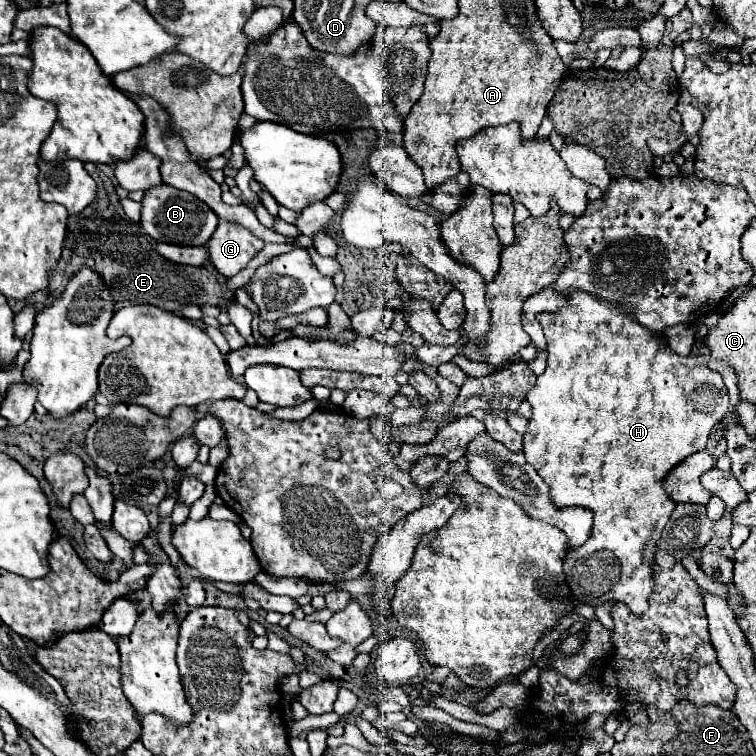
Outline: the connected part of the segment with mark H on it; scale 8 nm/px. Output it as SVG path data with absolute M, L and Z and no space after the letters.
M576 290L576 294L568 296L568 306L564 306L556 314L538 314L538 322L544 328L548 360L546 360L546 370L538 376L536 384L526 394L526 400L532 404L532 418L530 418L528 430L524 434L524 456L532 466L536 466L538 474L550 486L550 498L556 504L556 508L584 506L584 508L594 512L594 524L592 524L590 538L578 548L568 546L568 552L564 556L564 574L566 574L566 582L570 584L570 598L574 602L584 602L584 604L590 604L594 608L604 604L604 602L614 602L614 604L622 602L630 608L630 612L634 616L640 616L642 612L648 610L648 596L652 594L652 588L654 588L652 586L654 578L652 578L650 566L652 566L654 554L656 554L656 542L658 542L656 532L662 530L662 526L668 522L668 518L676 506L674 500L664 490L664 478L684 458L688 458L690 454L694 454L706 446L710 430L718 424L720 418L726 416L728 390L722 382L722 376L708 368L704 356L694 356L694 354L678 356L666 344L662 334L652 332L652 330L644 330L644 326L636 326L636 322L632 322L632 318L628 318L628 314L620 314L620 310L616 310L616 306L608 306L608 302L596 302L596 298L592 298L590 294L580 294Z

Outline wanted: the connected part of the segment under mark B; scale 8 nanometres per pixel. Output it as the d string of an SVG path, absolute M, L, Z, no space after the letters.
M168 184L146 190L140 204L142 204L140 226L144 228L144 232L150 238L154 238L158 242L178 244L178 246L204 246L218 226L216 214L212 214L212 210L208 210L208 206L204 206L204 202L200 202L198 198L192 198L192 194L176 190Z

